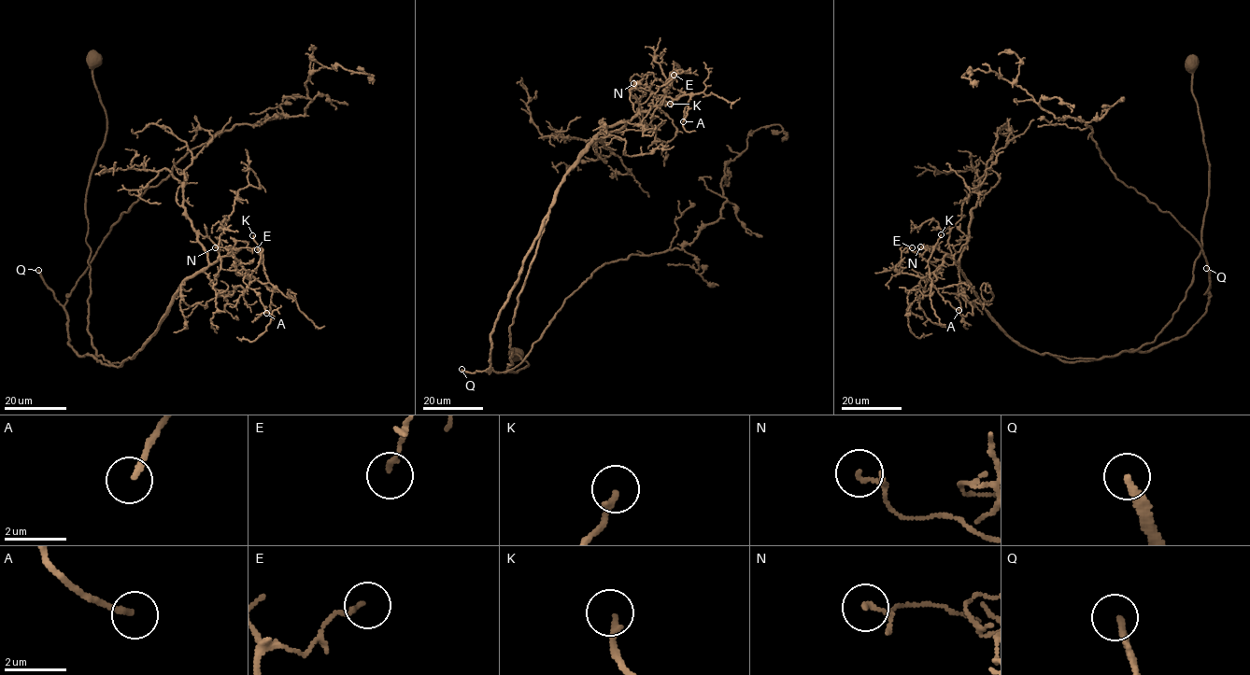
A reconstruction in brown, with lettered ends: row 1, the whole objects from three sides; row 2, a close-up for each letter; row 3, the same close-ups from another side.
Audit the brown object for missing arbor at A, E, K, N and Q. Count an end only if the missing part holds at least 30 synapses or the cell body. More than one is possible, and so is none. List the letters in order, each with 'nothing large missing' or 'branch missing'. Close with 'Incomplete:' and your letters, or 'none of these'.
A: nothing large missing
E: nothing large missing
K: nothing large missing
N: nothing large missing
Q: branch missing
Incomplete: Q

